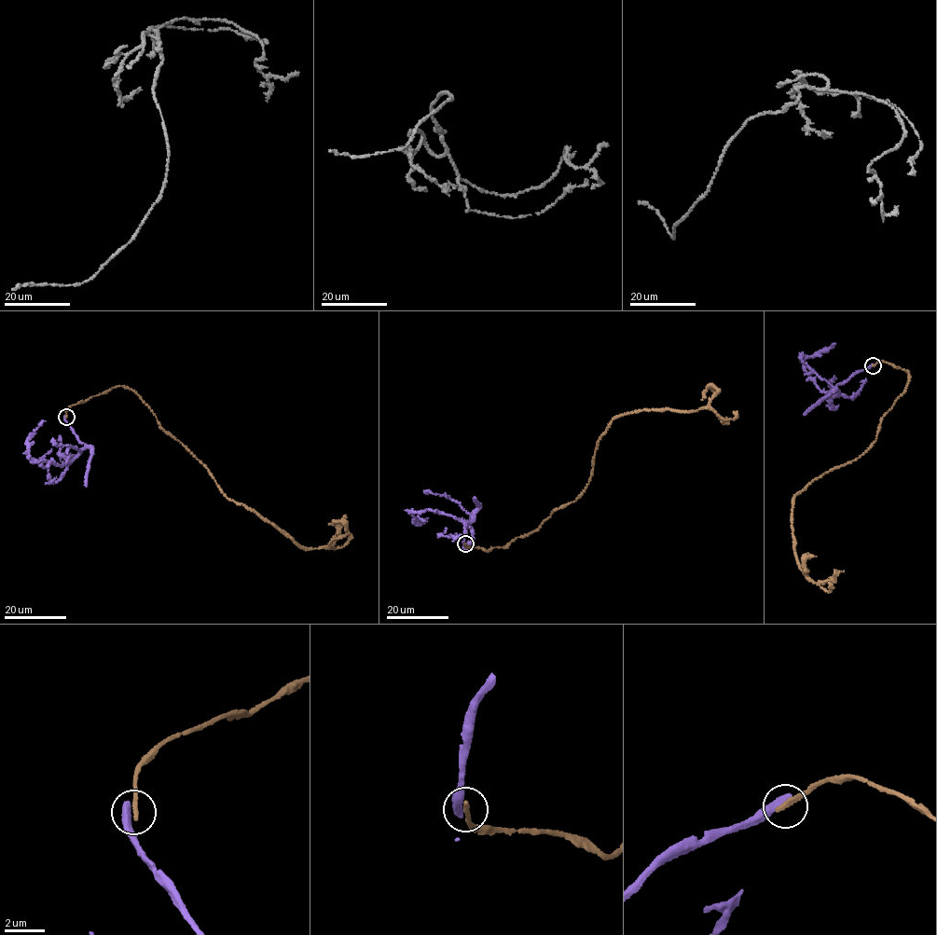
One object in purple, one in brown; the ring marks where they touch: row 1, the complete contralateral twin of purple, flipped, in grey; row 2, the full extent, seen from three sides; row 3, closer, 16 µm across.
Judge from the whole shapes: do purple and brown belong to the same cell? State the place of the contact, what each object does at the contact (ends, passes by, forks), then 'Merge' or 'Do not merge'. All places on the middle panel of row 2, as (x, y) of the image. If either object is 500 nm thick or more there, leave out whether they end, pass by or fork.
Place: (465, 543). At the ring purple ends. At the ring brown ends. Do not merge

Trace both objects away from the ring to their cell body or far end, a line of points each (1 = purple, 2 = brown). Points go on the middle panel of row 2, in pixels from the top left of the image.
1: (464, 544), (465, 528), (474, 512), (469, 522), (430, 510), (413, 513), (414, 522), (421, 524), (428, 518)
2: (465, 543), (507, 546), (575, 500), (612, 419), (706, 408), (717, 390), (708, 387), (701, 400)

